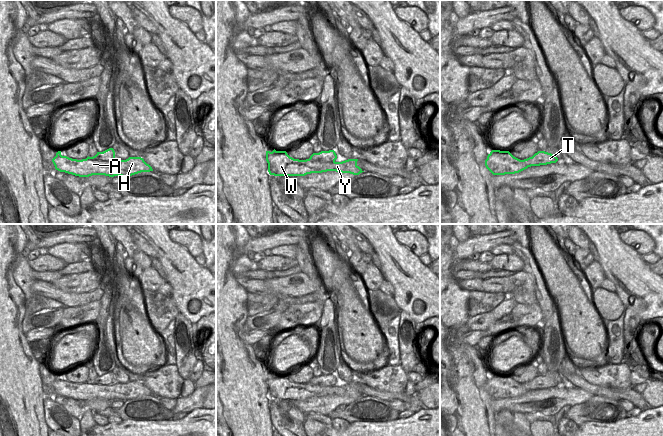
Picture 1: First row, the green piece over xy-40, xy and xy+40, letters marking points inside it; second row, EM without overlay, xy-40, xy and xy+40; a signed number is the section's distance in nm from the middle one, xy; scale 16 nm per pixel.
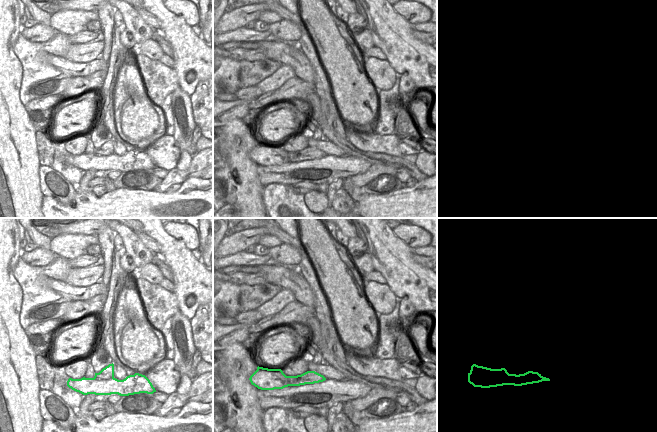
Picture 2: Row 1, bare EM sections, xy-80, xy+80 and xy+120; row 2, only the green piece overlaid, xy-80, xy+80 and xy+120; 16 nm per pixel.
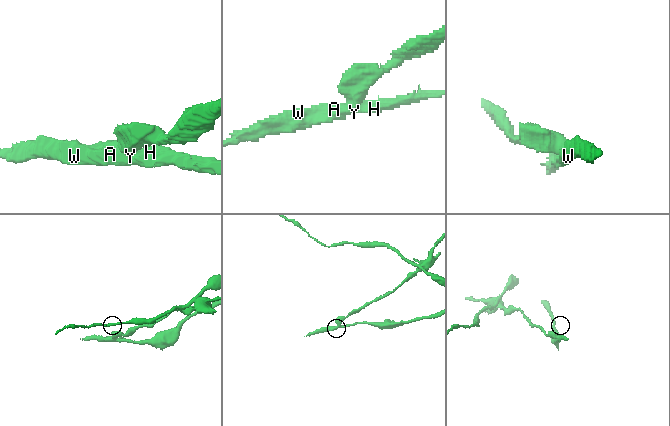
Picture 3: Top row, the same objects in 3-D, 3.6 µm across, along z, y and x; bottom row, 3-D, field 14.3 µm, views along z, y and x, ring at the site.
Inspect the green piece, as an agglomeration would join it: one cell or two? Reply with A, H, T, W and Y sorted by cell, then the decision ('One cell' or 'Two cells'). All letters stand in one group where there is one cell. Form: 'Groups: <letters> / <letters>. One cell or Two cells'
Groups: A H W Y / T. Two cells

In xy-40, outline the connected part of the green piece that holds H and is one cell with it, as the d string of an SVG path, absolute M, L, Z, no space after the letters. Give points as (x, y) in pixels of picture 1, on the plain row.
M58 375L52 386L56 394L79 401L92 399L127 401L141 396L153 395L152 391L141 381L129 381L126 384L99 385L94 381L88 380L86 383L77 384L62 380L61 375Z

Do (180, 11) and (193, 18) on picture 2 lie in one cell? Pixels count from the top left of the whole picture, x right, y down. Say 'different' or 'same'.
same

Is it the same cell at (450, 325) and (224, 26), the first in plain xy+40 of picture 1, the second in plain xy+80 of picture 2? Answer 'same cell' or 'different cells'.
different cells

